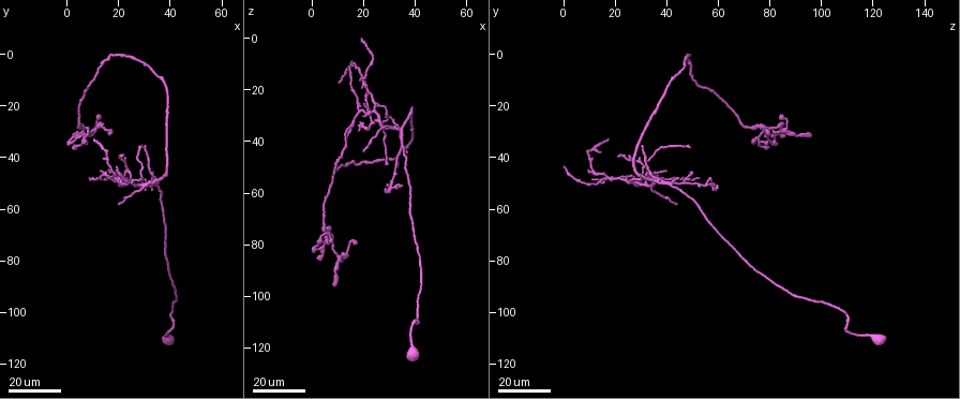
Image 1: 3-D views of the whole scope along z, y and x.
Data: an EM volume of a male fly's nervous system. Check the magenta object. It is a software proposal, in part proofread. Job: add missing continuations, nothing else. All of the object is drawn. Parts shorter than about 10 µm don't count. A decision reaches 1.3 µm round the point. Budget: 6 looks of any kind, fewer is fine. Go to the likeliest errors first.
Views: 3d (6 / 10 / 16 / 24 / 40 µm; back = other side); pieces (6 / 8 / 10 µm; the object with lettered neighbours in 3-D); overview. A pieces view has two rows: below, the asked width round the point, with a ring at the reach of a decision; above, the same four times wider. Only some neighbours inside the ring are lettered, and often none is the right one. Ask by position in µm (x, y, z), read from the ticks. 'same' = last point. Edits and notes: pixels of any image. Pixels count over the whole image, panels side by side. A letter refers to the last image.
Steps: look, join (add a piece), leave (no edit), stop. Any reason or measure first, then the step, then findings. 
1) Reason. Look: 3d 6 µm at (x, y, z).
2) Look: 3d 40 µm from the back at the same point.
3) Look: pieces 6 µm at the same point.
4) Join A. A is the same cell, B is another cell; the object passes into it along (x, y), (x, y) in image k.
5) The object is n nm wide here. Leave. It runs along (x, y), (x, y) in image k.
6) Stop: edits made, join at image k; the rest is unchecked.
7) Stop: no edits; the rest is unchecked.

Long arm stops here. Look: 3d 24 µm at (11, 34, 17).

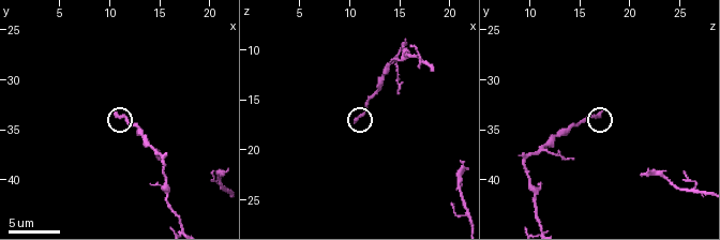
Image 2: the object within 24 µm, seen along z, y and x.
Look: pieces 8 µm at (10.4, 33.2, 17.2).

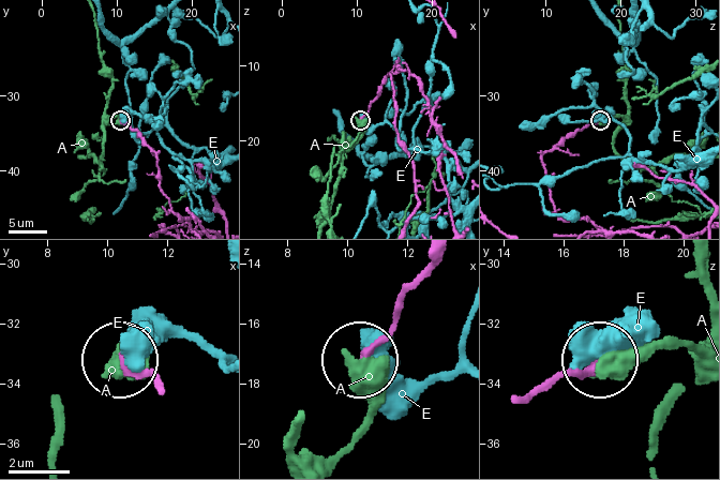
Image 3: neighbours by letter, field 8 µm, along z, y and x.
Leave. A and E are other cells; it runs along (435, 263), (361, 359) in image 3; none of them fits.

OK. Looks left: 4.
End of a long branch. Look: 3d 16 µm at (15, 48, 11).

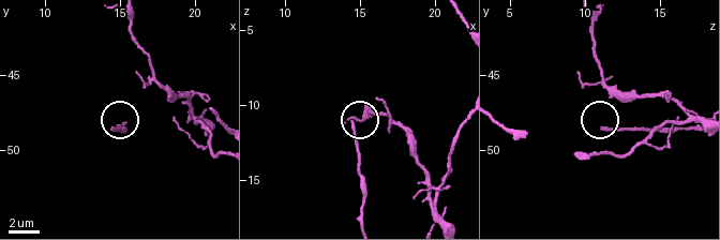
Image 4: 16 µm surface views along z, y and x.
Look: pieces 10 µm at (14.4, 48.8, 11.2).

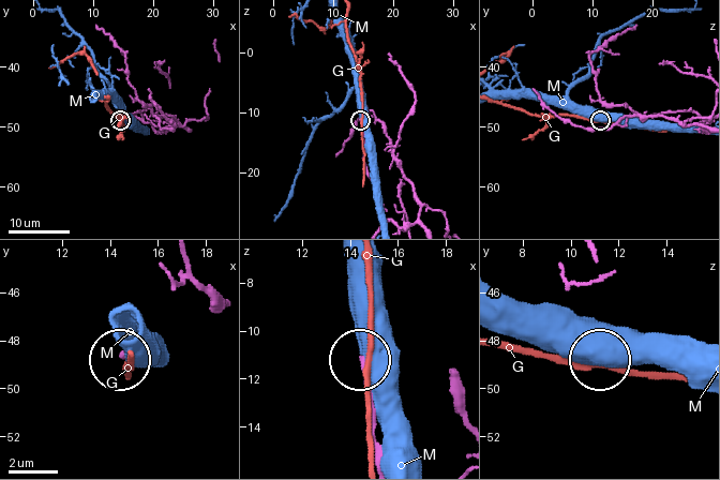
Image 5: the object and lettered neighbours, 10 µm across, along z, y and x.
The object is 190 nm wide here. Leave. G and M are other cells; no lettered piece goes on from it.

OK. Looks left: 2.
Thin end. Look: 3d 24 µm at (20, 58, 43).

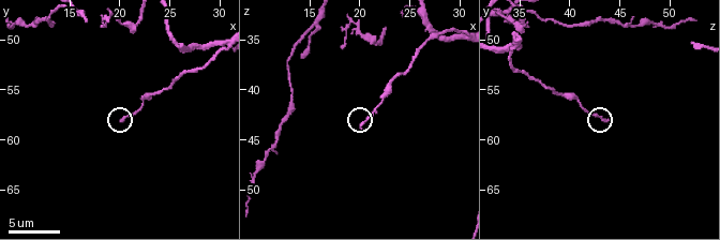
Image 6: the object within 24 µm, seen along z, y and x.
What lies round it. Look: pieces 10 µm at (20.2, 58.0, 43.8).

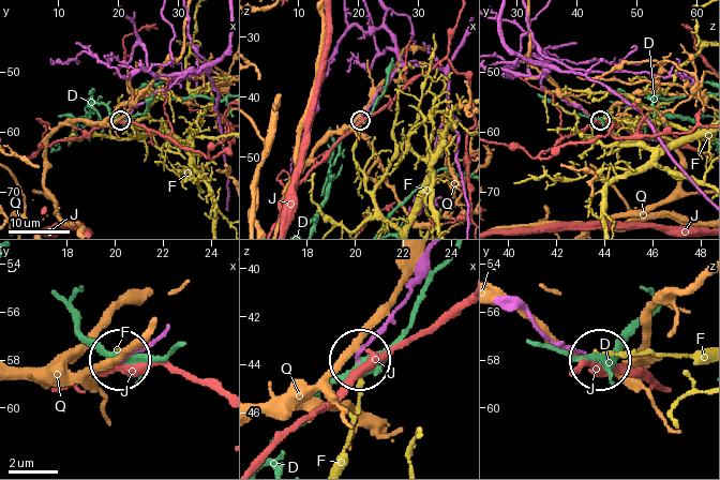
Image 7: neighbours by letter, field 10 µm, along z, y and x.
The object is 160 nm wide here. Leave. D, F, J and Q are other cells; none of them fits.

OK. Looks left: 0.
Stop: no edits; the rest is unchecked.

